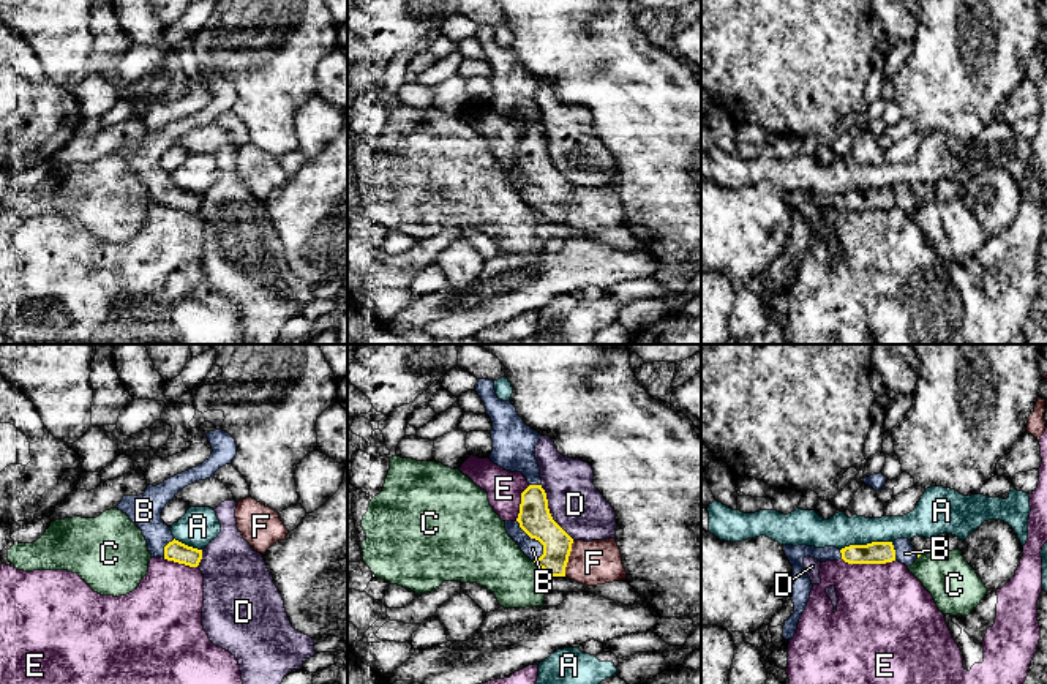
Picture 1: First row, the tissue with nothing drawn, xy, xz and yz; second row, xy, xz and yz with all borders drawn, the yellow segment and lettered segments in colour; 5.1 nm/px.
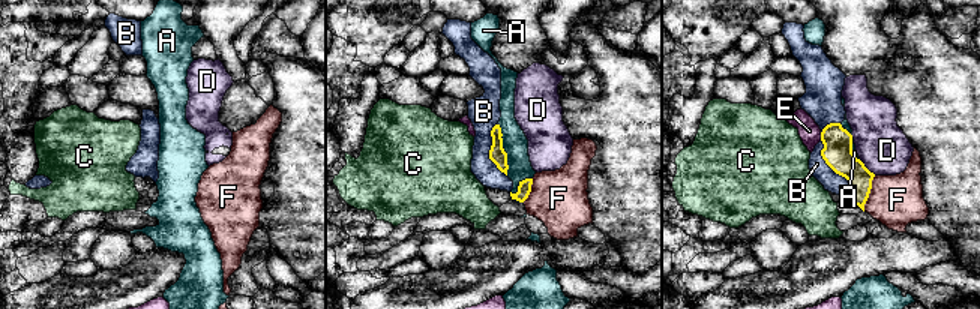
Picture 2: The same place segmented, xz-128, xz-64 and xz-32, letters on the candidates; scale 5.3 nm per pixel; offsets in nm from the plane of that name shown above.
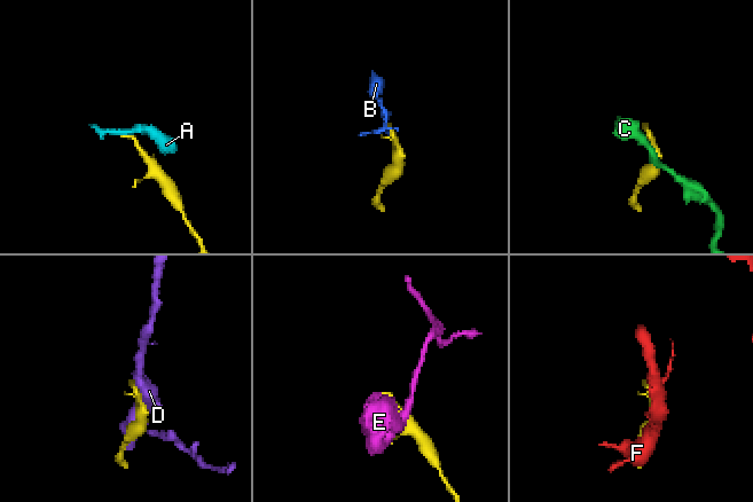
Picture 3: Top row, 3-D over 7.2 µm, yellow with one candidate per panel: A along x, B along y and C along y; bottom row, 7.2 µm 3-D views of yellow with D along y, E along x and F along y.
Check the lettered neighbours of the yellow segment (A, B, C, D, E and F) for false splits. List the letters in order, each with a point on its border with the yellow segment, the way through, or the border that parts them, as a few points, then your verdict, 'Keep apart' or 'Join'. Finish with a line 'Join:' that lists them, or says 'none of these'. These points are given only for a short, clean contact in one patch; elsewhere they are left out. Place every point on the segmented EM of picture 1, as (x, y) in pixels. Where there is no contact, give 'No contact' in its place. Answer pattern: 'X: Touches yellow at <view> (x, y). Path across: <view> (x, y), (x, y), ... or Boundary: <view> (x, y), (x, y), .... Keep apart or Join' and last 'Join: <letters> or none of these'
A: Touches yellow at yz (867, 544). Boundary: yz (891, 541), (850, 544), (840, 550). Keep apart
B: Touches yellow at xz (536, 539). Path across: xz (534, 517), (536, 539), (532, 548). Join
C: Touches yellow at xz (536, 564). Keep apart
D: Touches yellow at xz (548, 512). Keep apart
E: Touches yellow at yz (869, 563). Keep apart
F: Touches yellow at xz (567, 558). Keep apart
Join: B

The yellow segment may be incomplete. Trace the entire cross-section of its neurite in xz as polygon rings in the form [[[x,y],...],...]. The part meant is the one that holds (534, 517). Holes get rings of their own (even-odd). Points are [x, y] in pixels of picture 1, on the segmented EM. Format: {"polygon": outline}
{"polygon": [[[478,379],[475,392],[485,403],[486,414],[493,422],[493,430],[490,433],[493,439],[493,452],[490,460],[505,471],[521,472],[529,483],[529,487],[521,493],[518,518],[515,521],[505,521],[507,534],[520,545],[521,551],[535,562],[537,567],[548,573],[548,577],[565,577],[573,539],[553,520],[548,509],[546,493],[540,485],[540,468],[534,450],[542,434],[524,423],[510,401],[497,398],[493,381]]]}

